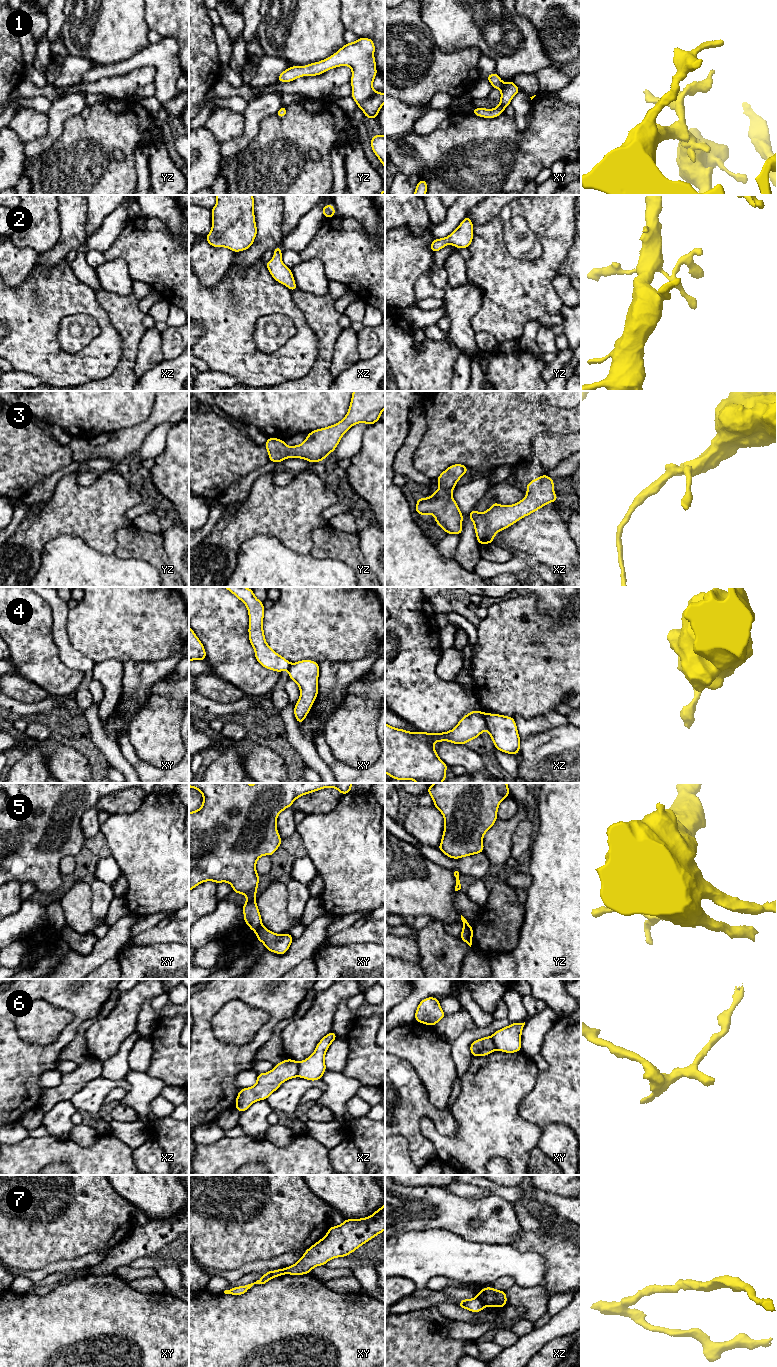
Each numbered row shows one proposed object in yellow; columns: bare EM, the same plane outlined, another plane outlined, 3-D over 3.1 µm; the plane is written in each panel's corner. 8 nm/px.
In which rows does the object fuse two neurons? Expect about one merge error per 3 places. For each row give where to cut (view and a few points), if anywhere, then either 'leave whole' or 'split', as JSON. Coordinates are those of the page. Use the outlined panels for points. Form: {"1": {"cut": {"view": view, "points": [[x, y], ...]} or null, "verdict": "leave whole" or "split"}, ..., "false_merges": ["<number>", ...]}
{"1": {"cut": null, "verdict": "leave whole"}, "2": {"cut": null, "verdict": "leave whole"}, "3": {"cut": null, "verdict": "leave whole"}, "4": {"cut": {"view": "xz", "points": [[483, 713], [486, 729]]}, "verdict": "split"}, "5": {"cut": {"view": "xy", "points": [[262, 925], [255, 931]]}, "verdict": "split"}, "6": {"cut": {"view": "xz", "points": [[297, 1062], [298, 1076]]}, "verdict": "split"}, "7": {"cut": {"view": "xz", "points": [[477, 1296], [486, 1305]]}, "verdict": "split"}, "false_merges": ["4", "5", "6", "7"]}

